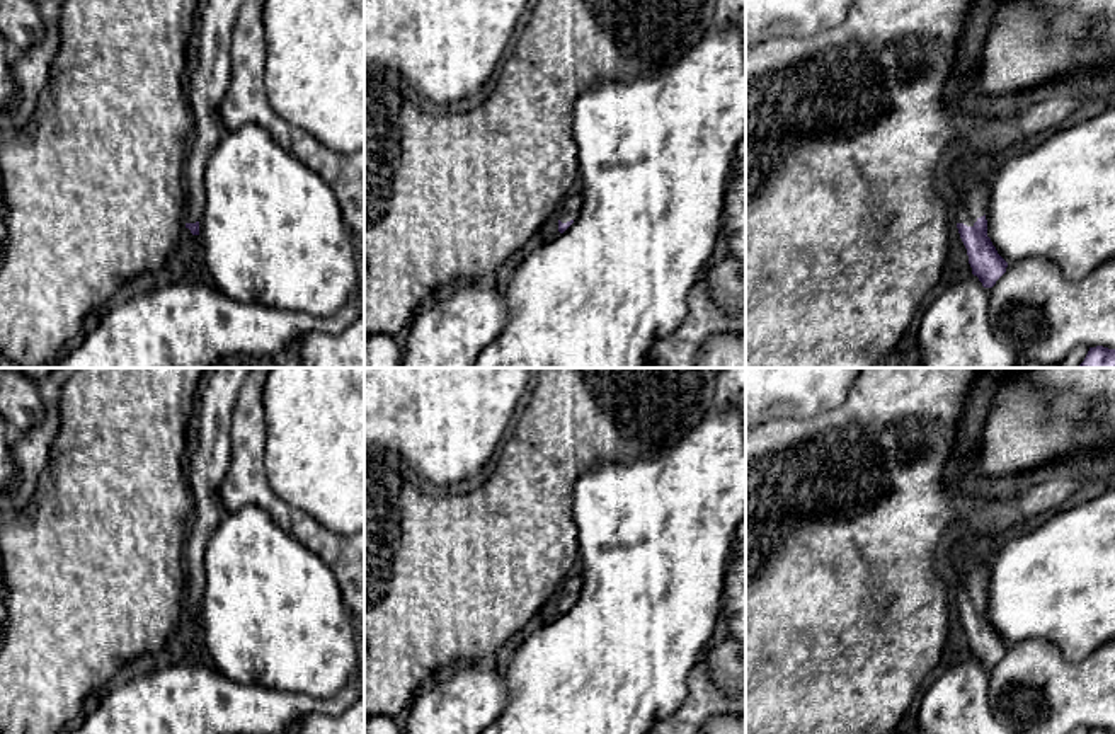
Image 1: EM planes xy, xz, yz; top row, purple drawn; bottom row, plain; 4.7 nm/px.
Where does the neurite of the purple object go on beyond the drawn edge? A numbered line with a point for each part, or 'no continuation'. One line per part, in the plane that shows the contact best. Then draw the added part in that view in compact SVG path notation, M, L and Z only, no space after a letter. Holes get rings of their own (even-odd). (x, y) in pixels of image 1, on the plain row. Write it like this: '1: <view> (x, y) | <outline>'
1: yz (969, 578) | M963 535L953 536L948 564L953 572L953 598L957 605L974 608L986 596L987 584L987 574L981 560L981 545Z

